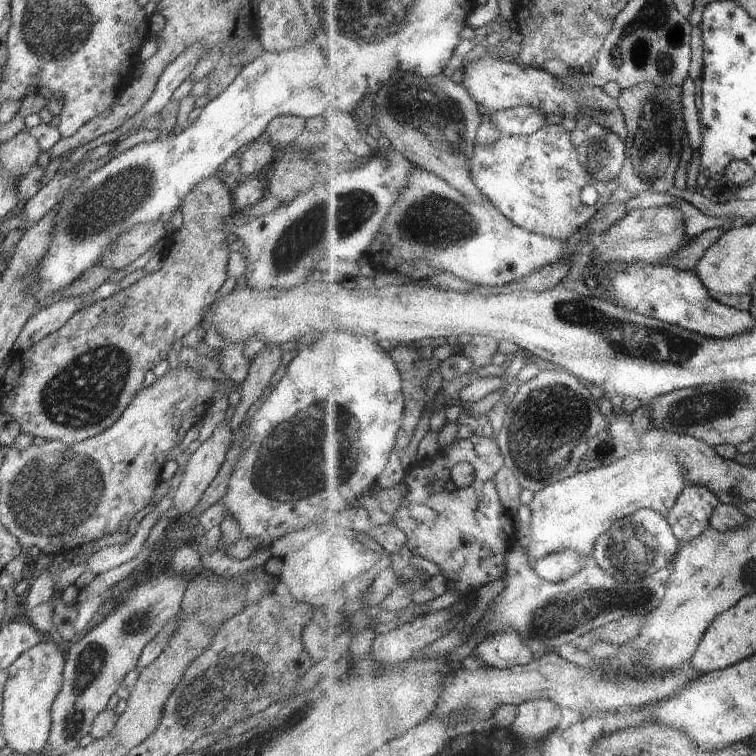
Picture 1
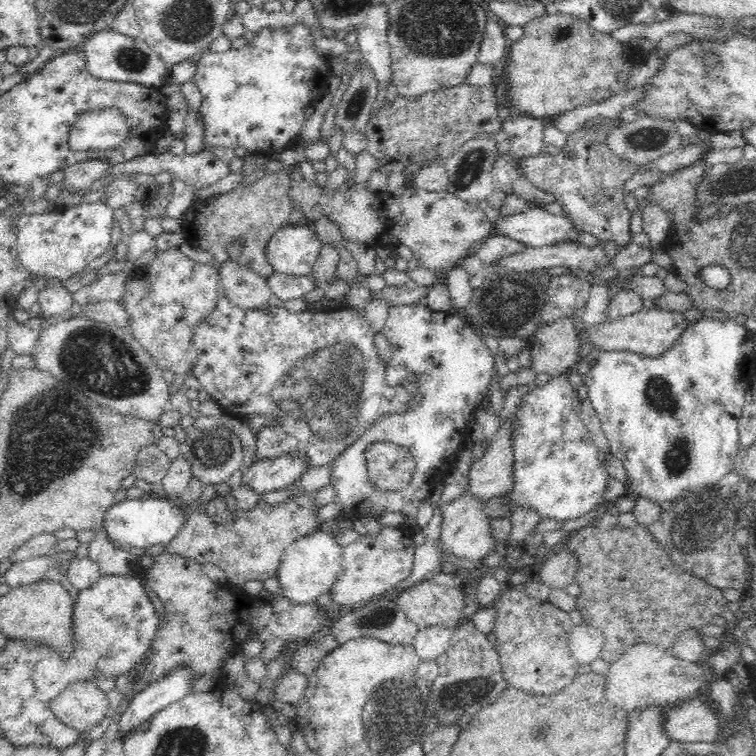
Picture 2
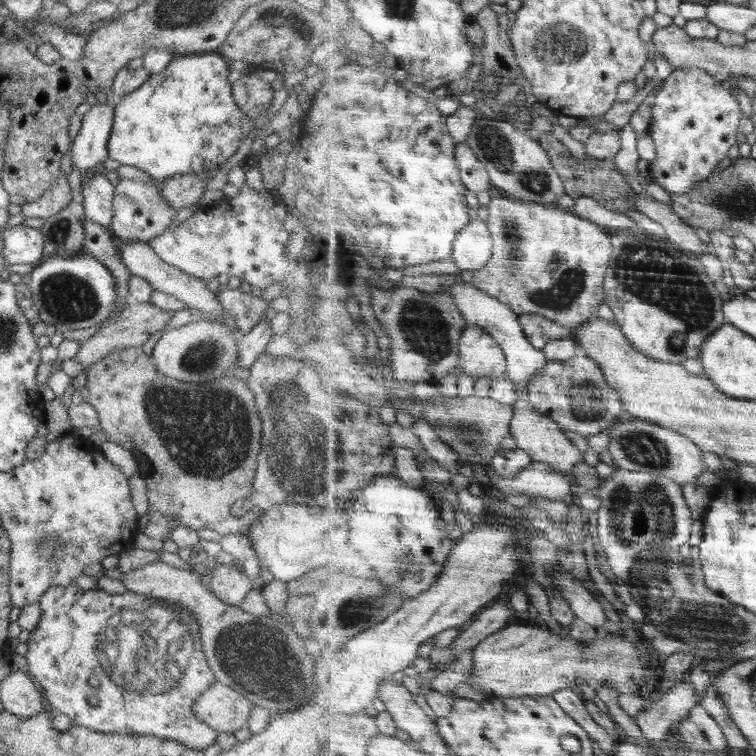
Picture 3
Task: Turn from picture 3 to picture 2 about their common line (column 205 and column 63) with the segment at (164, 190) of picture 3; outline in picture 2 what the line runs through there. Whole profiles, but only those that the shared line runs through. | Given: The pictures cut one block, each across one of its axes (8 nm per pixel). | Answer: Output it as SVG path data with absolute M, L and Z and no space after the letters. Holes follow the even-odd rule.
M86 160L68 166L64 170L63 190L80 192L94 184L95 180L107 174L110 163L102 160Z

